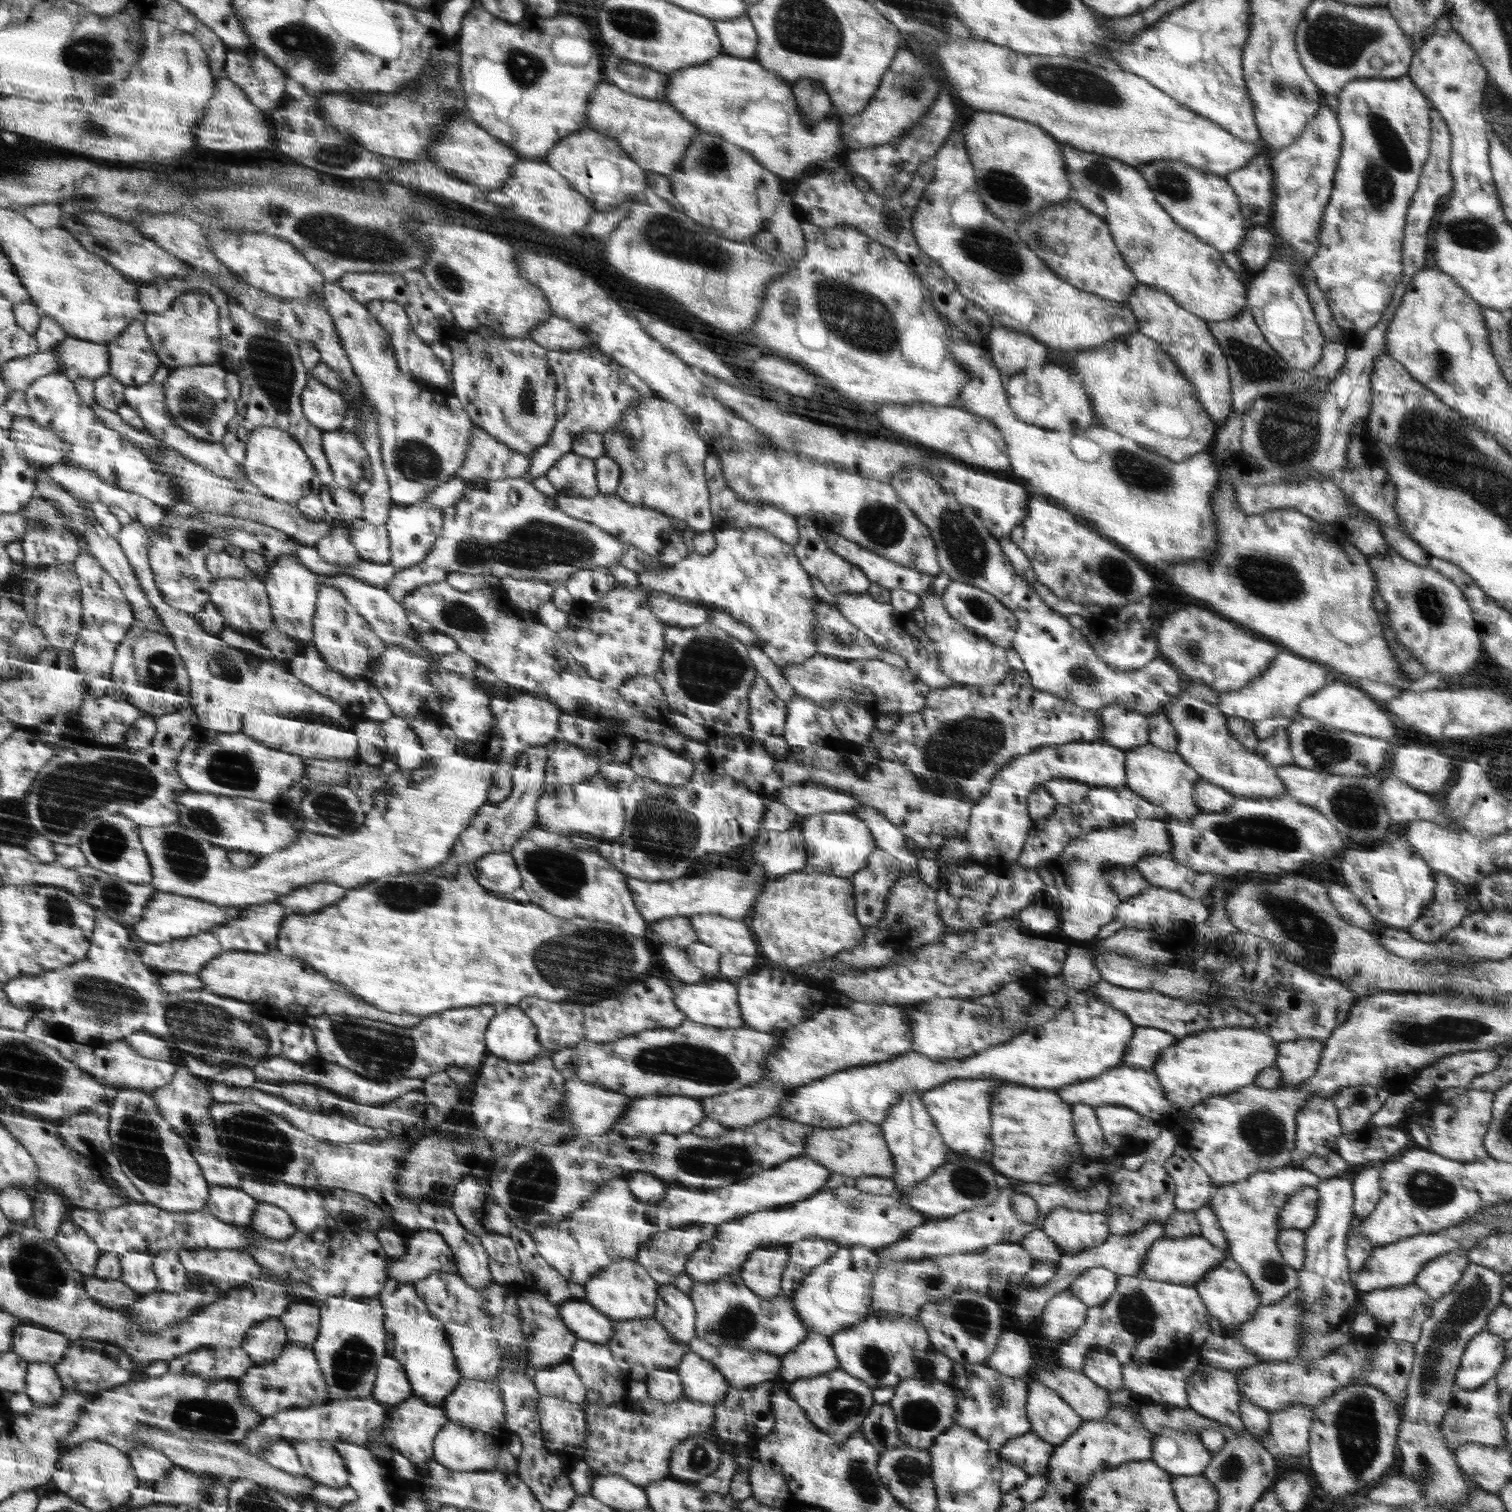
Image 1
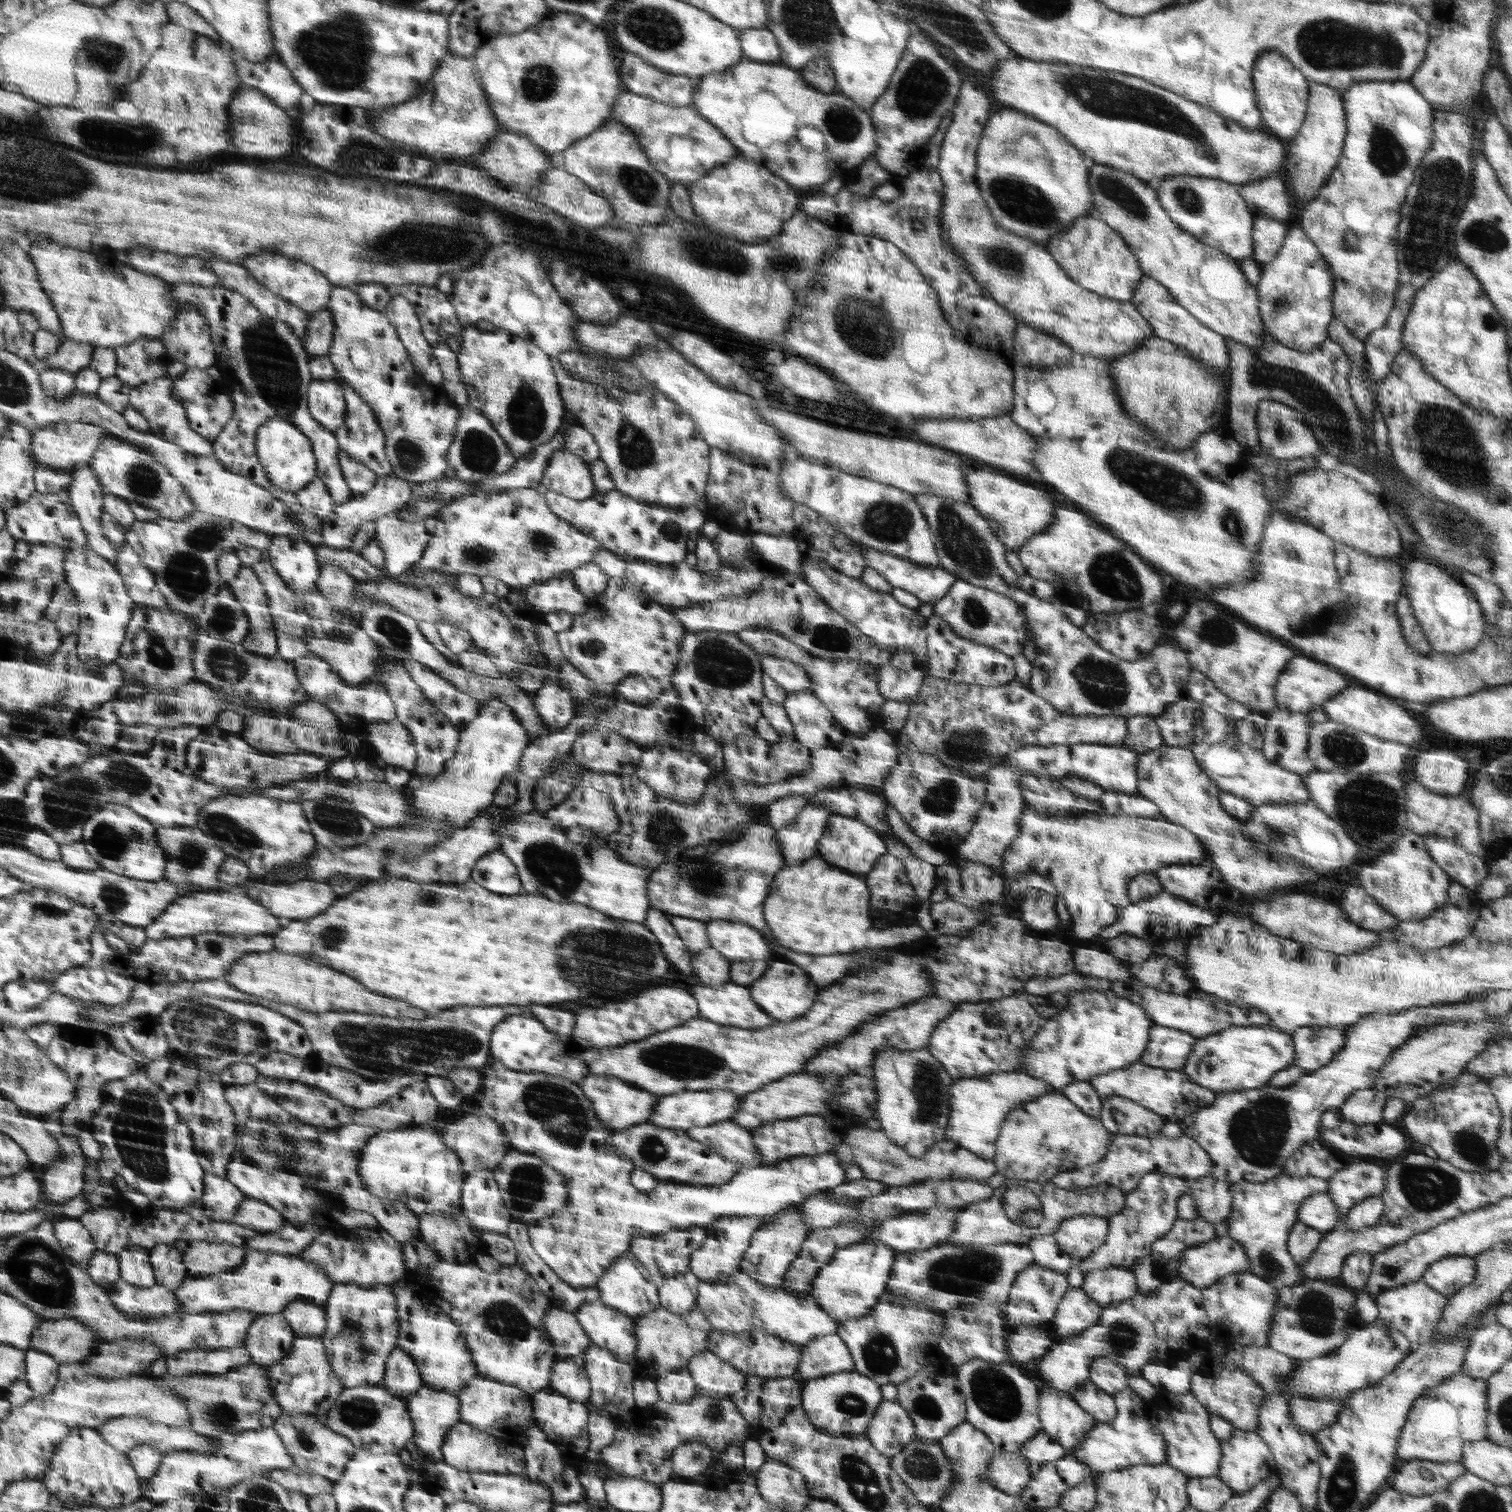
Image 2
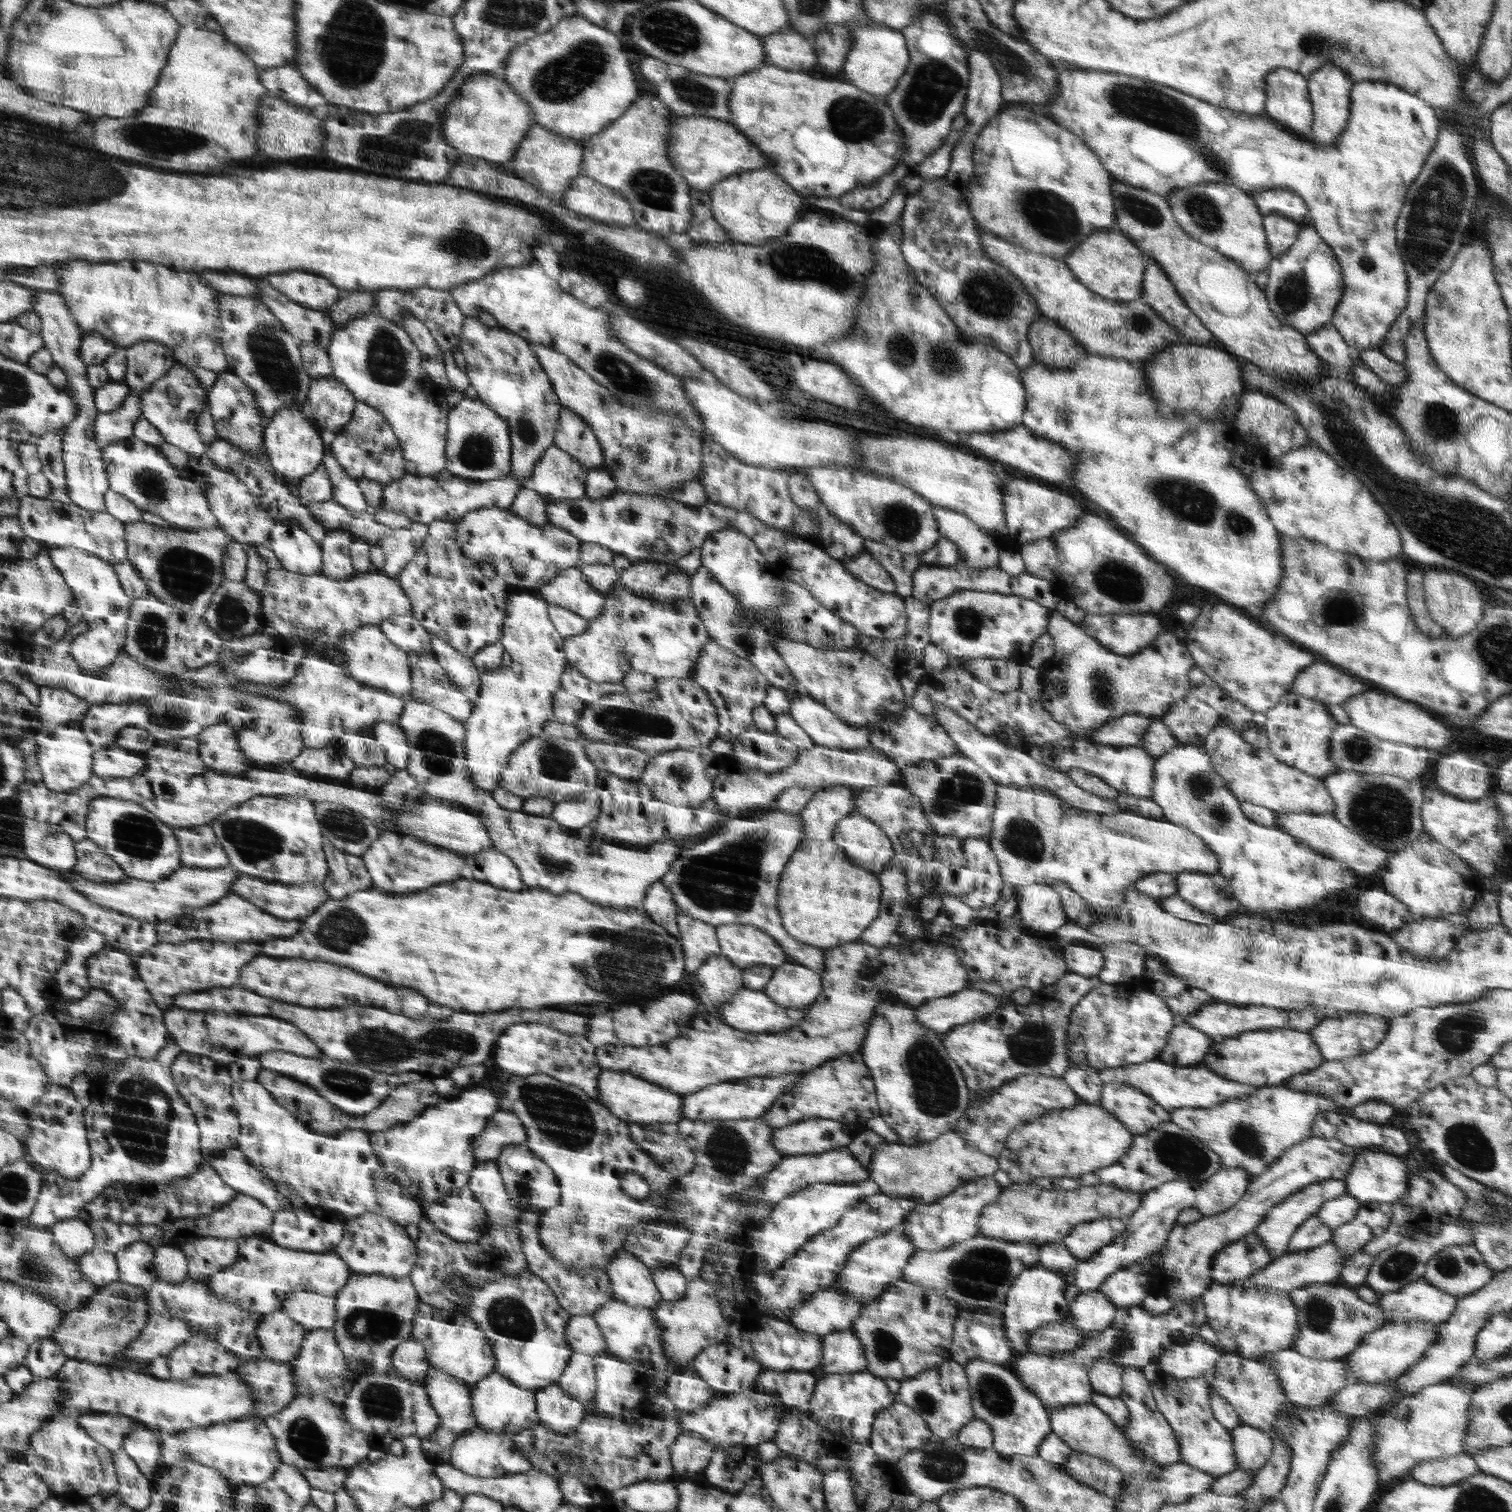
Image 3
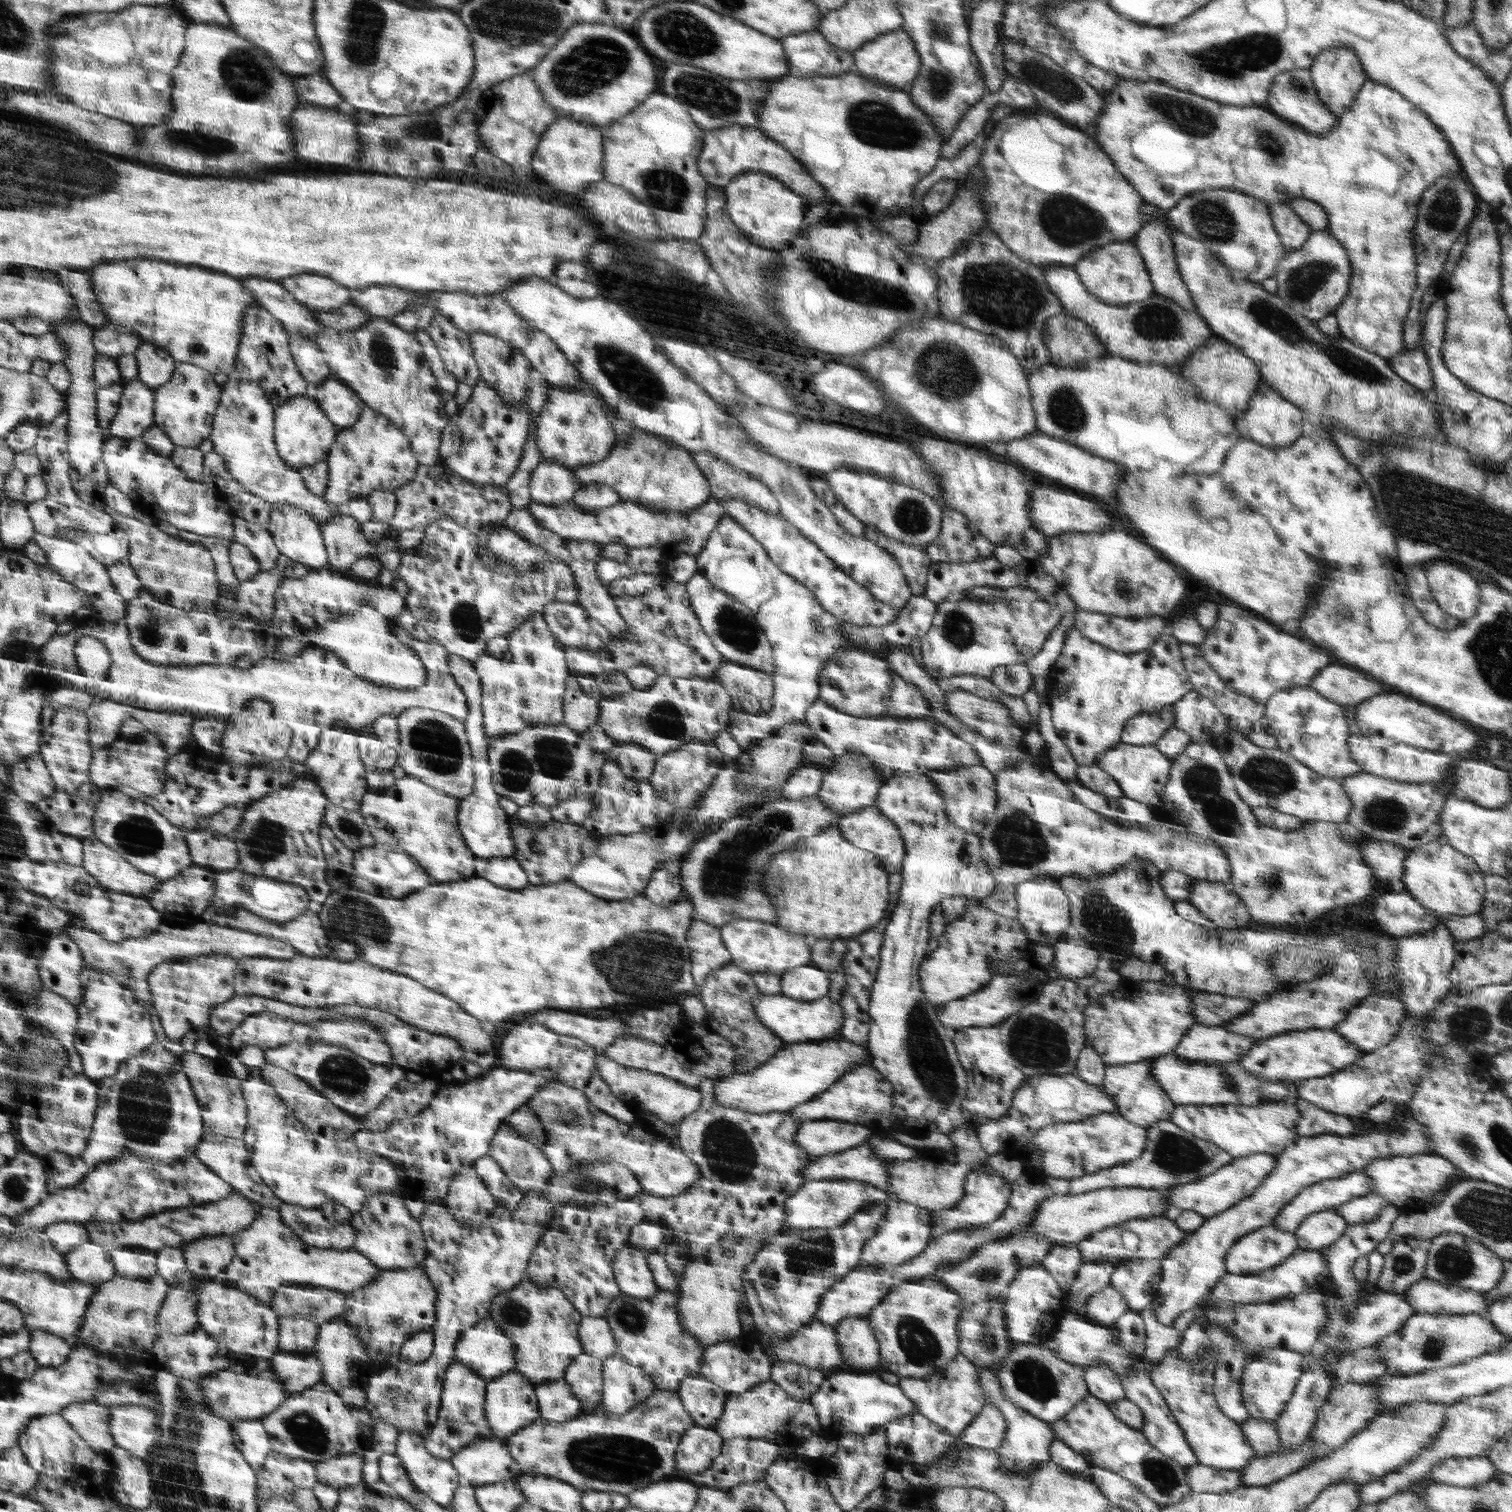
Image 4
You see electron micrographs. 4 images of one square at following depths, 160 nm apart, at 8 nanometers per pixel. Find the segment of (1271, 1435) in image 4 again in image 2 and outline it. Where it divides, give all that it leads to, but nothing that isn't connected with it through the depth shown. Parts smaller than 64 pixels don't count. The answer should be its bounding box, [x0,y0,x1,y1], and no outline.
[1217,1429,1277,1496]

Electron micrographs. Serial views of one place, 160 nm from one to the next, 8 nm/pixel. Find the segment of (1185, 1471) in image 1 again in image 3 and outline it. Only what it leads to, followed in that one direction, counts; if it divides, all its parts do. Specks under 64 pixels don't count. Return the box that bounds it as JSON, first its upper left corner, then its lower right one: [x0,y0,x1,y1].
[1150,1373,1237,1477]

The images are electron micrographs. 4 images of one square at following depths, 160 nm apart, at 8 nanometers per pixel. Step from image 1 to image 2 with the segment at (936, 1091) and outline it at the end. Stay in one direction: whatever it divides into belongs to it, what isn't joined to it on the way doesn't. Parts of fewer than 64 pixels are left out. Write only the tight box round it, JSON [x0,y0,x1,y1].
[946,1070,1058,1161]

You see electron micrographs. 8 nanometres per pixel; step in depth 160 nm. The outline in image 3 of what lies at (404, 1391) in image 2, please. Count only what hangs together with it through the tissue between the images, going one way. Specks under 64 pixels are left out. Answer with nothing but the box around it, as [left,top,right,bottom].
[391,1338,431,1382]

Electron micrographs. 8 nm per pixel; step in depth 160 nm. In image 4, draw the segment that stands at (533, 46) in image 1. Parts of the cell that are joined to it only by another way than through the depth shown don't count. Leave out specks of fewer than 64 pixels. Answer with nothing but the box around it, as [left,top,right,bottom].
[528,22,658,127]

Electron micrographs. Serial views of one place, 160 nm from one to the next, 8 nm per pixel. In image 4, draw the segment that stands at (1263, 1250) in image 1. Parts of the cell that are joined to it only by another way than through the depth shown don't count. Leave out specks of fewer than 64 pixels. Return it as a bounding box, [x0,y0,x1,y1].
[1273,1169,1373,1233]

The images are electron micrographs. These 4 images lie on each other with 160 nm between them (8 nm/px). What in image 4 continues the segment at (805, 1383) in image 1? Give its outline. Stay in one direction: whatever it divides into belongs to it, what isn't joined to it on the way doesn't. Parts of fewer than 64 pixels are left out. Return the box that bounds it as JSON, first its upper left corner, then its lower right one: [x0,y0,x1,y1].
[809,1370,917,1434]

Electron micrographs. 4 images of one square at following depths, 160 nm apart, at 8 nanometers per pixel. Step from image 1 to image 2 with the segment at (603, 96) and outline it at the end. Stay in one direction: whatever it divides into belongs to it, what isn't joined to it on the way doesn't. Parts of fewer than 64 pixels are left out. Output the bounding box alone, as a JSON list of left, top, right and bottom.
[609,90,740,185]

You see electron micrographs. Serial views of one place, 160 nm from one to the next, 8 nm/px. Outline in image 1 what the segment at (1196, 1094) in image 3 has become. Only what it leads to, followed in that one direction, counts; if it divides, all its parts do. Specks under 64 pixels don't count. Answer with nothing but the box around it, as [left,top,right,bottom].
[1054,1064,1172,1122]

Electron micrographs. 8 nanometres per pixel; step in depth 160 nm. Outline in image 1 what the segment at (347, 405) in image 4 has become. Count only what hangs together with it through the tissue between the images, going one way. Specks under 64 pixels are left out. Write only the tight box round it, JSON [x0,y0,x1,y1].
[303,378,344,431]

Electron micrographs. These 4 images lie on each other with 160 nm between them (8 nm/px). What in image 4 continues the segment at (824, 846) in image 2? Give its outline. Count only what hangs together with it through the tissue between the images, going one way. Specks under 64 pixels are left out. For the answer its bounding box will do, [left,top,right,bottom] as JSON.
[835,806,907,874]

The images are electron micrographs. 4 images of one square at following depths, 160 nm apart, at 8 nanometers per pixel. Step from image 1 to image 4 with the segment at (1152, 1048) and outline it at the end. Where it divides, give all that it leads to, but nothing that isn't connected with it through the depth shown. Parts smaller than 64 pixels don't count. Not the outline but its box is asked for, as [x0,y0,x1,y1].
[1173,1023,1258,1063]

